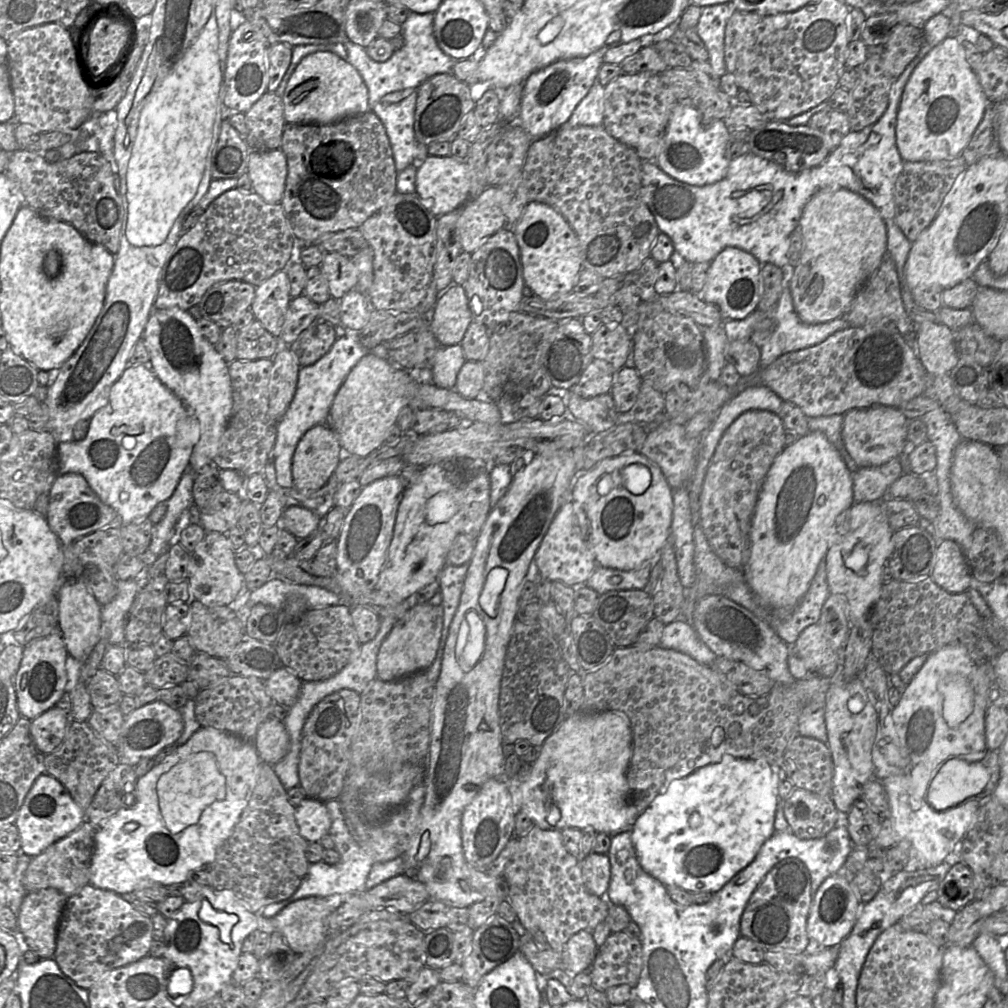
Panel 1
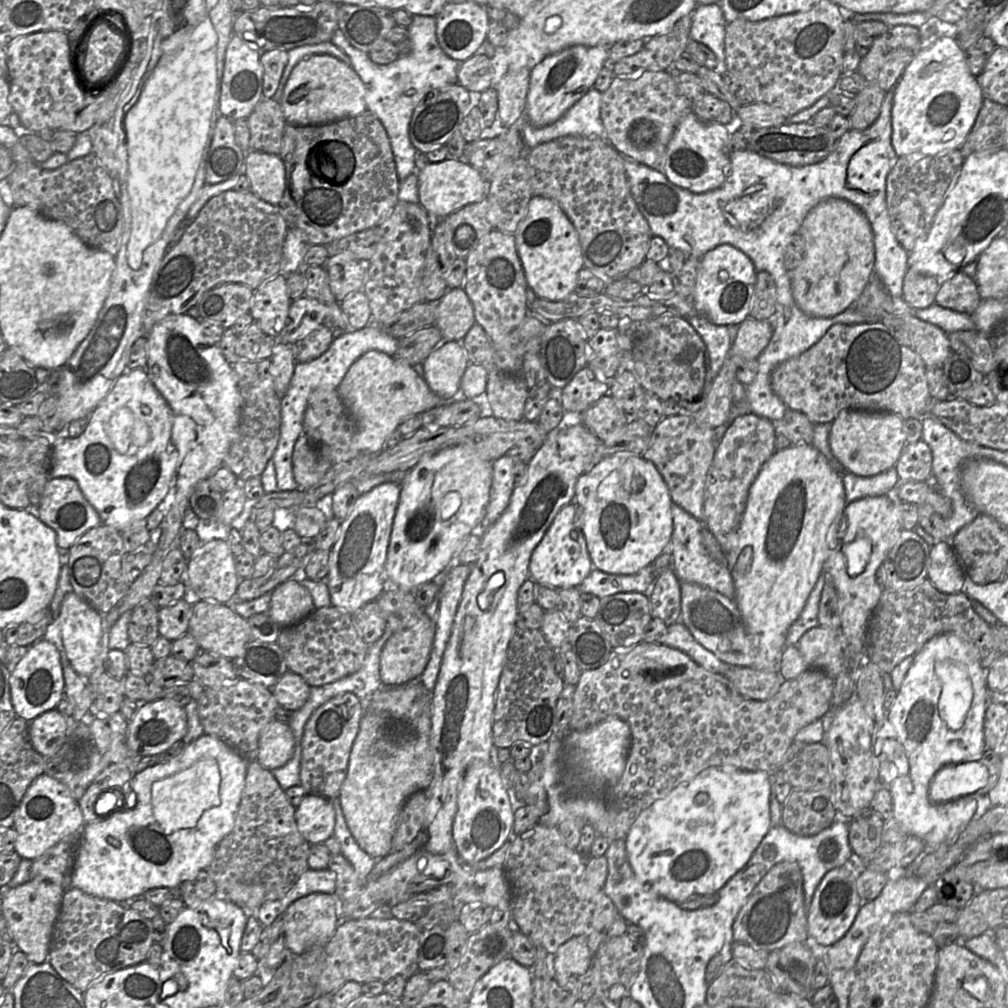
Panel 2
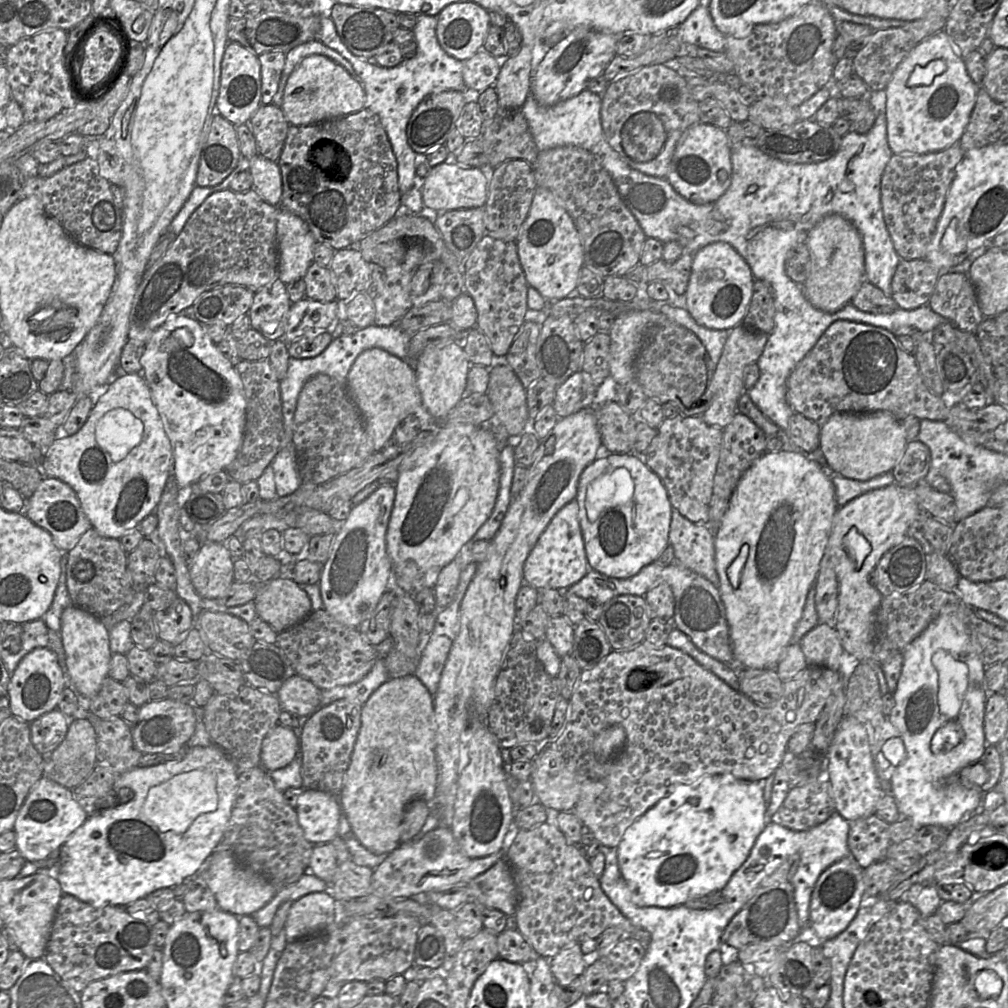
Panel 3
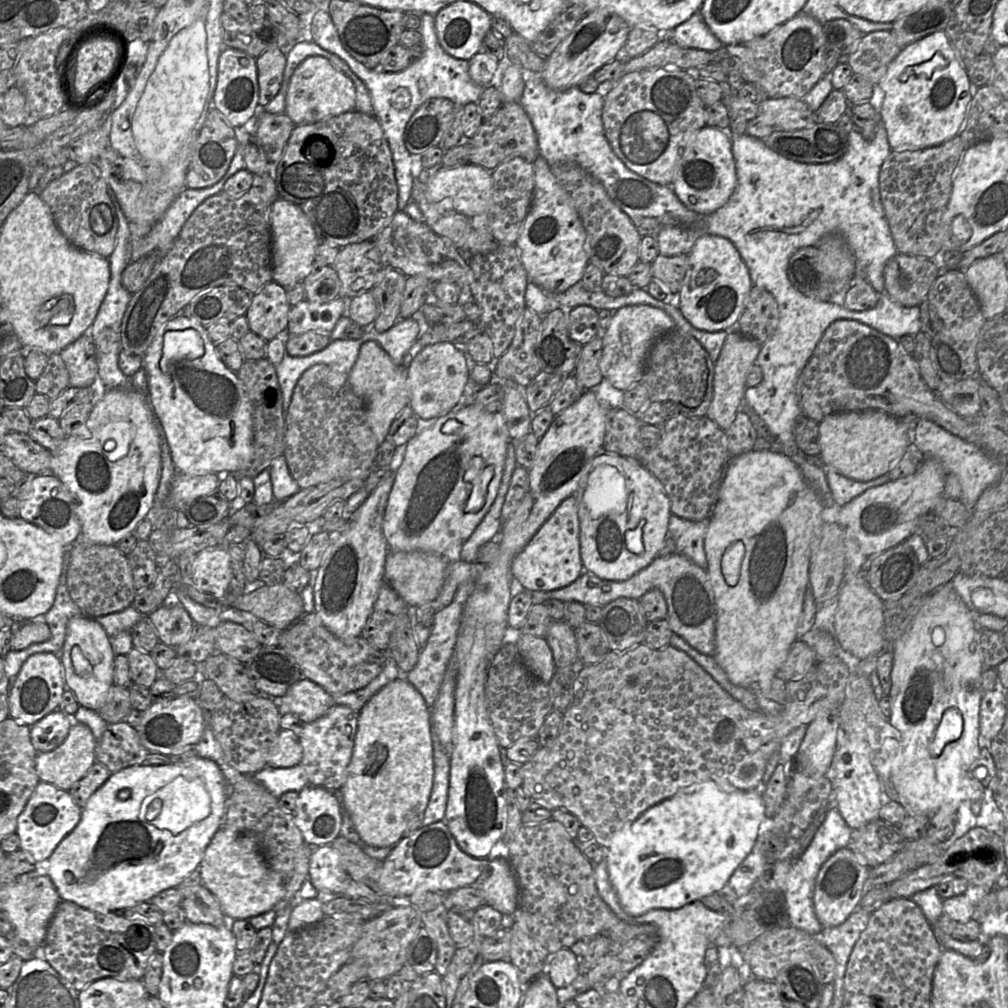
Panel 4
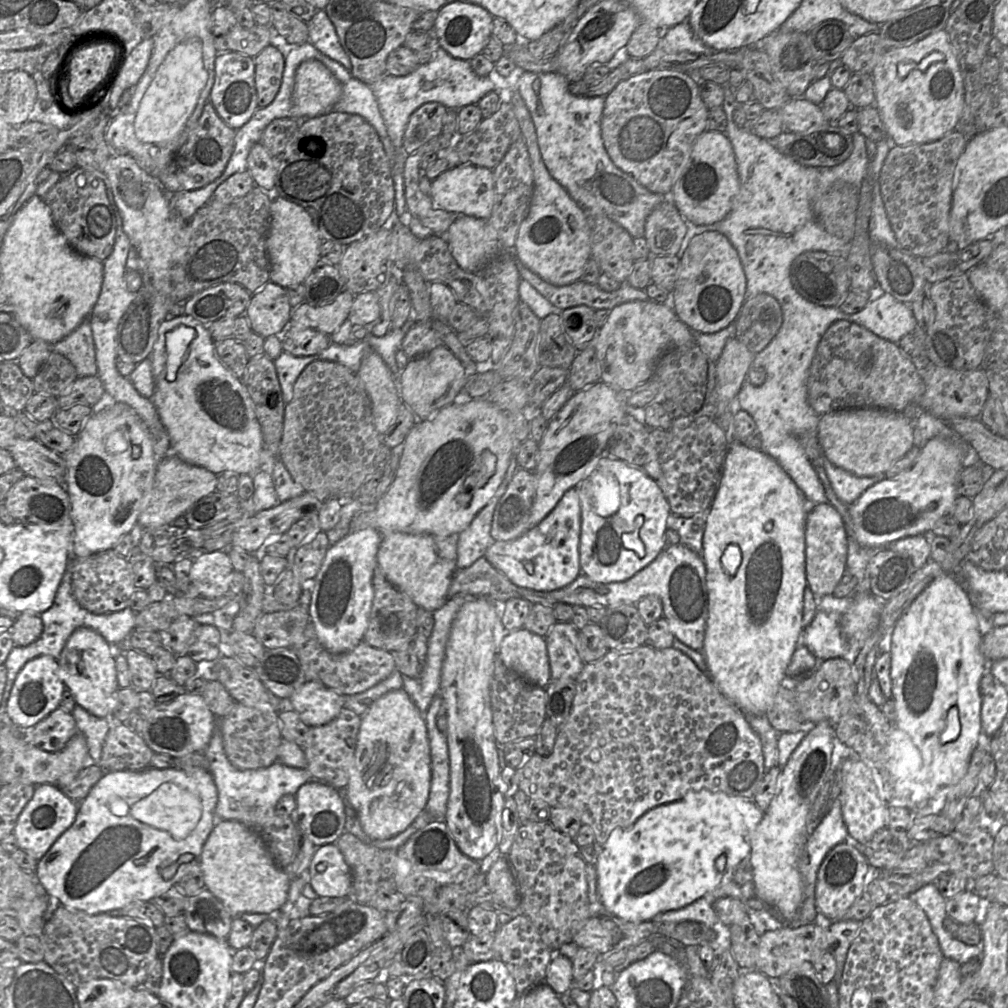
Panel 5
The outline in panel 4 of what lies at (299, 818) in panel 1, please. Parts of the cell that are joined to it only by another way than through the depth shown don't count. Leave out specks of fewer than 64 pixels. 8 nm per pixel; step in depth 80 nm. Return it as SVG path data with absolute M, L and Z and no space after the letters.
M308 785L296 800L294 819L311 847L331 845L340 836L341 807L337 792Z

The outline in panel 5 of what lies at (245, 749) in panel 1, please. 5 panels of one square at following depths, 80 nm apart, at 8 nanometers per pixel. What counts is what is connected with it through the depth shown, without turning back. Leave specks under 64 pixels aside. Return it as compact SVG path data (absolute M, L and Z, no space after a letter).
M149 766L139 771L132 771L132 770L105 771L101 779L91 788L88 795L79 803L78 812L73 824L57 838L57 840L53 843L53 845L46 852L46 854L38 861L36 868L36 875L40 881L40 884L46 890L50 898L56 899L59 904L69 909L83 911L91 915L108 913L109 911L115 909L128 909L132 908L135 905L135 903L145 903L151 901L153 898L162 895L163 893L168 891L172 886L176 885L191 870L191 867L197 864L197 860L200 861L200 855L202 853L202 848L204 846L204 843L206 842L211 830L213 829L214 825L216 824L216 821L218 820L215 816L215 808L217 805L217 801L218 801L217 787L215 785L212 774L208 770L196 770L195 772L185 772L175 767L158 769Z

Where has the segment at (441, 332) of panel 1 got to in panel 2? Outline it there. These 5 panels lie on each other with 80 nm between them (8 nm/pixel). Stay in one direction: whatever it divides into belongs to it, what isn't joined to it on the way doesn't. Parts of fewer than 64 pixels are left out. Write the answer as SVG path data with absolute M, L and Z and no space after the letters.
M462 287L447 289L442 298L436 303L436 319L434 325L440 330L443 341L459 341L468 333L476 323L474 308L471 300Z

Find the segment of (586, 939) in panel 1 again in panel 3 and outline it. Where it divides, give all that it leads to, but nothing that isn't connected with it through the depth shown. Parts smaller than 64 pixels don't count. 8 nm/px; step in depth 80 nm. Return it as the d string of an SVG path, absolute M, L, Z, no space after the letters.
M580 943L567 944L549 961L554 984L560 985L568 985L587 967Z

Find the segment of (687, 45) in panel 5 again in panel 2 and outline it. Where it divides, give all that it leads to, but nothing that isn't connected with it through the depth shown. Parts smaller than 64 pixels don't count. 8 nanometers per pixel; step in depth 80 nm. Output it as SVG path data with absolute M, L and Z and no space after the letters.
M699 4L691 14L692 23L690 27L689 38L707 46L716 56L717 65L713 69L720 75L726 73L725 60L725 28L726 21L724 20L722 10L718 4Z

